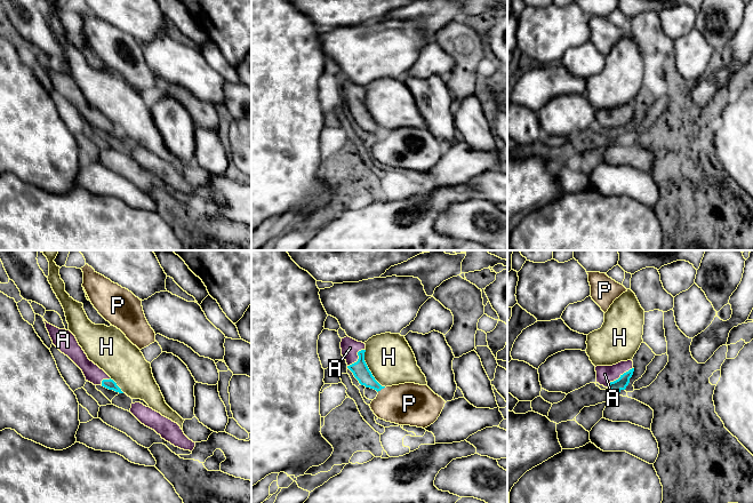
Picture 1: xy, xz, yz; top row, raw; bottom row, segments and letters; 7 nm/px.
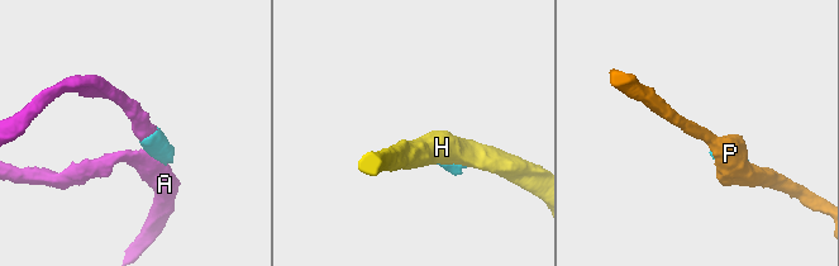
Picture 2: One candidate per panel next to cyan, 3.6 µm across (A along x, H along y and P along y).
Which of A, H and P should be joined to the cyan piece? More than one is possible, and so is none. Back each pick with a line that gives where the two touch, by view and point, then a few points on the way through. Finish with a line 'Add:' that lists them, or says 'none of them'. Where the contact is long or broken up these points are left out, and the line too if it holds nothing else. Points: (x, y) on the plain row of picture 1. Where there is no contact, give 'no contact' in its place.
A: yz (619, 121)
Add: A

